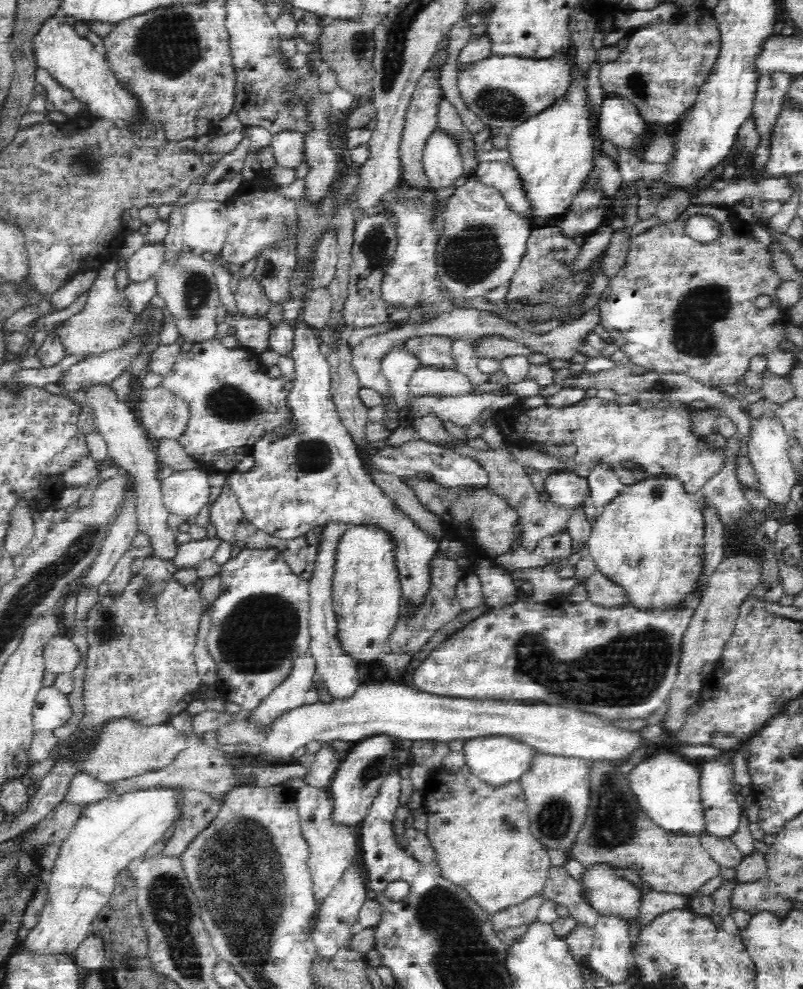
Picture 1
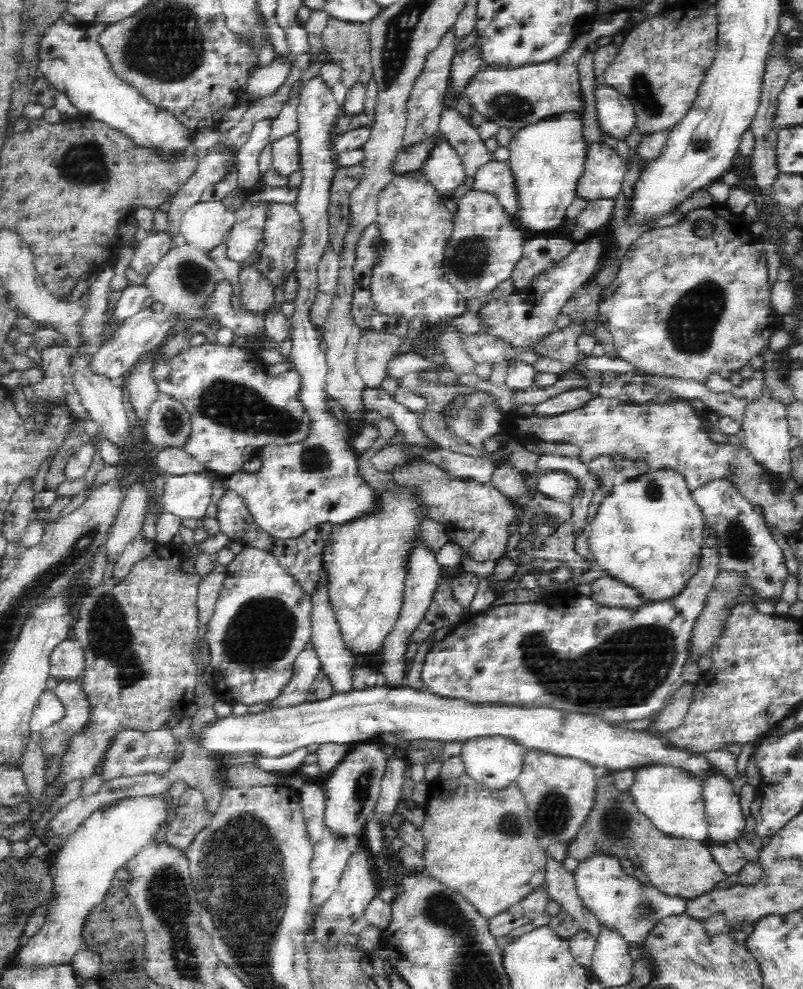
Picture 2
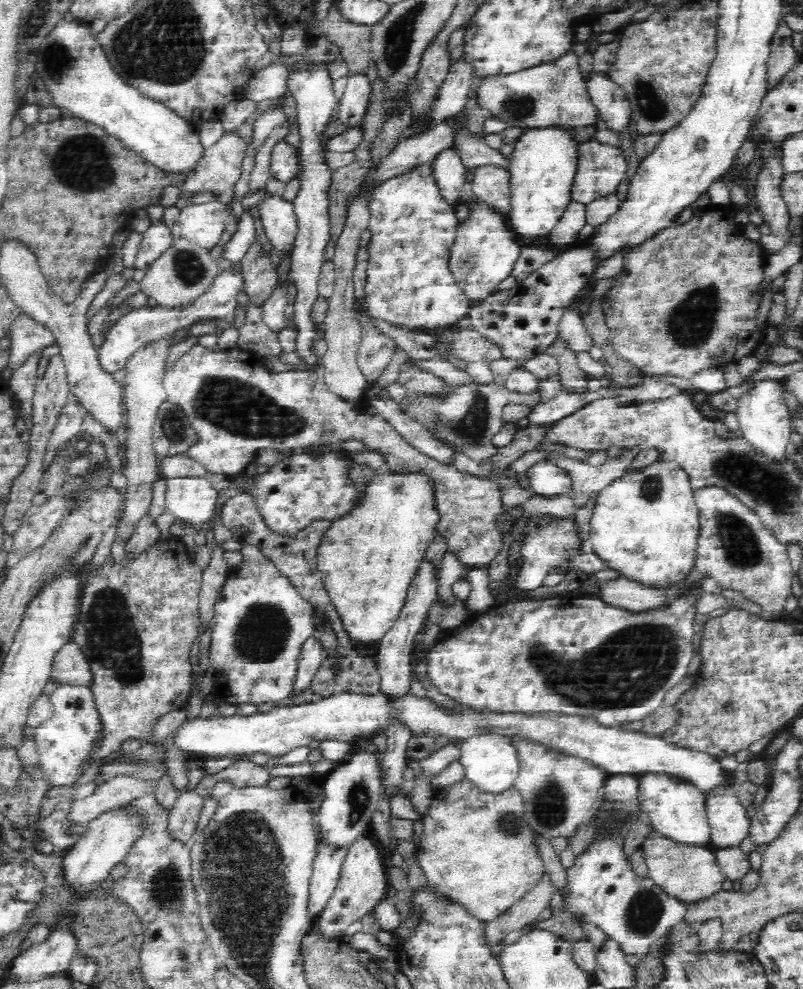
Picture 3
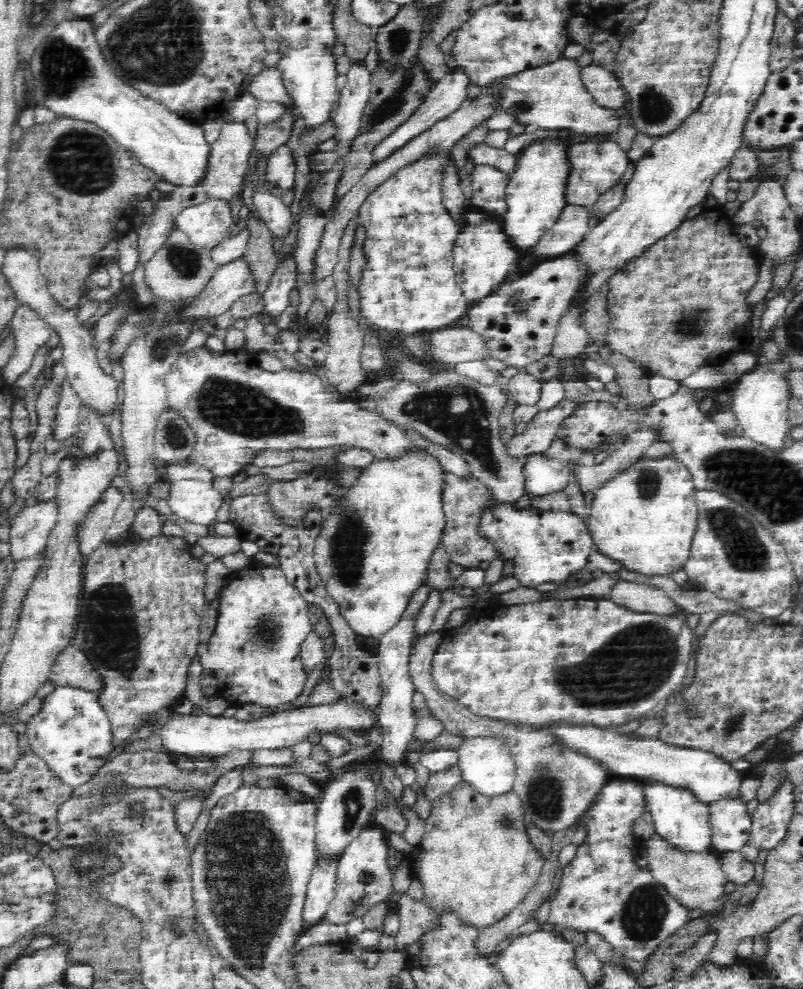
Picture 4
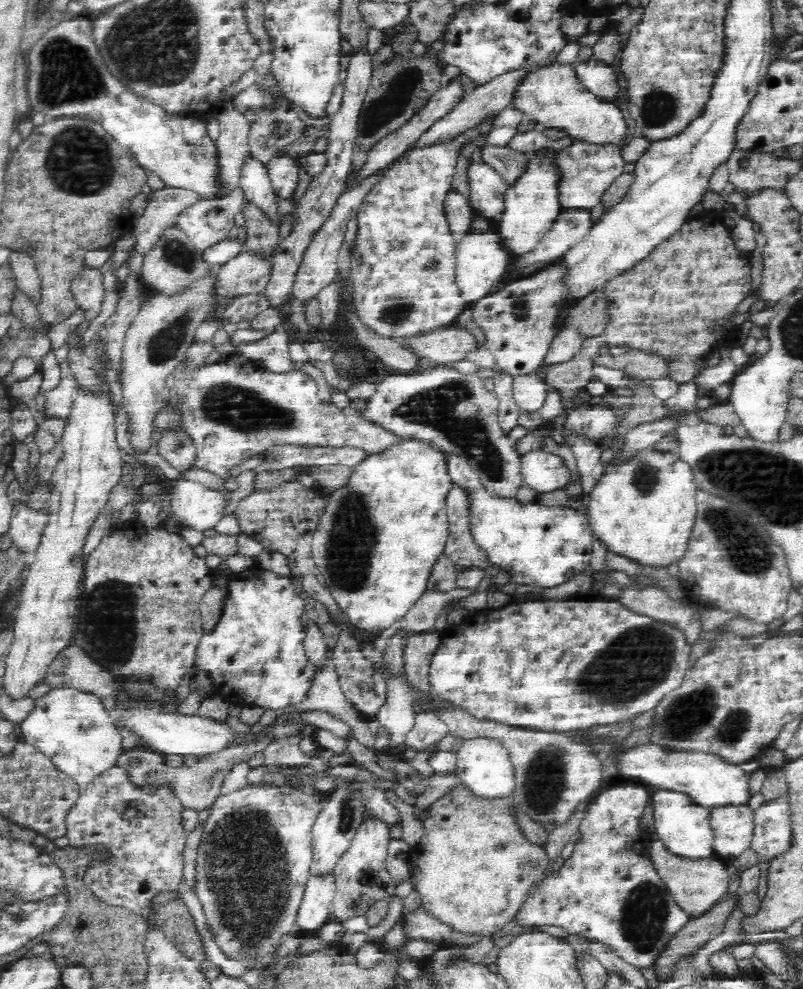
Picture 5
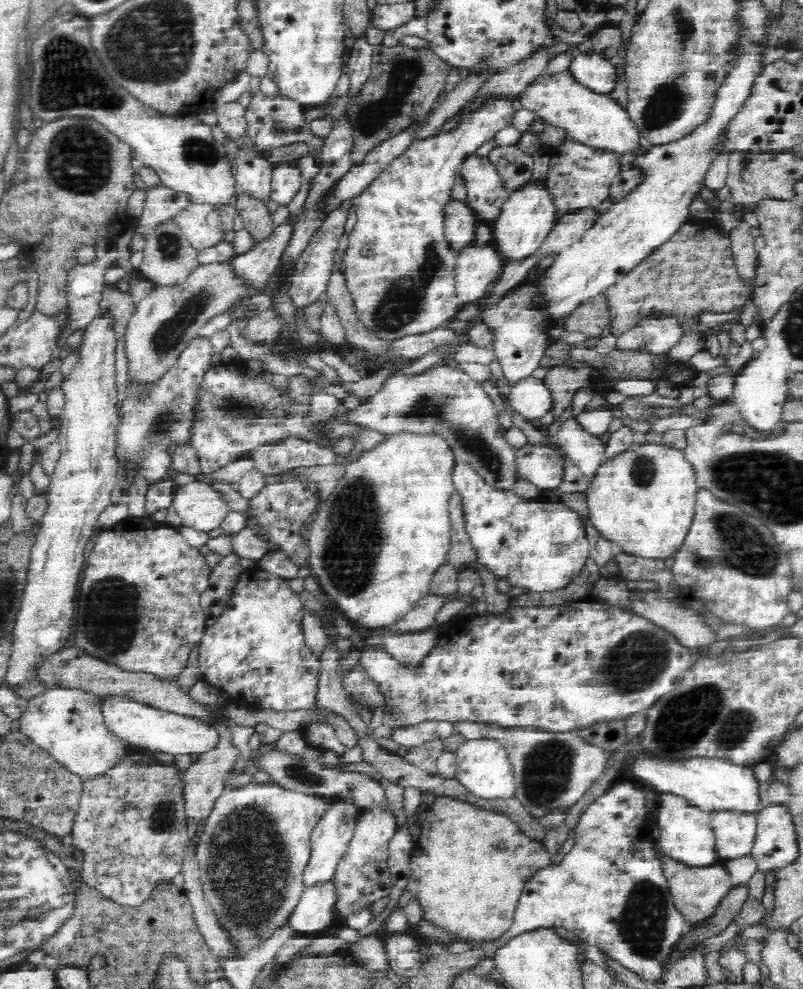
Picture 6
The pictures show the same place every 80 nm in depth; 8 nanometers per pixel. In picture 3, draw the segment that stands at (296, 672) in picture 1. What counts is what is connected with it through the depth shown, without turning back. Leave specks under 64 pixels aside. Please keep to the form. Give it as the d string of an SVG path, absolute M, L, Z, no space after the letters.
M316 634L310 636L304 641L301 648L301 654L298 658L298 676L296 676L296 686L294 692L288 696L293 698L303 692L311 684L313 676L318 672L324 661L325 651Z

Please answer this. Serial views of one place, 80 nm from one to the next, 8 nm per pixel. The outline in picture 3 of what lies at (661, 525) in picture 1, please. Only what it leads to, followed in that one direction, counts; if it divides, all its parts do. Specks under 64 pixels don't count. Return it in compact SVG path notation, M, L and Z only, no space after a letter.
M654 460L648 464L643 464L628 471L623 477L613 480L609 485L606 485L602 490L598 491L596 497L596 505L593 509L593 516L590 520L590 551L593 551L597 556L600 556L607 564L608 567L616 569L624 578L634 580L639 584L644 584L650 588L657 588L665 590L669 585L679 584L682 579L686 578L690 572L692 573L692 566L694 566L694 550L696 550L696 540L700 532L699 510L696 506L694 498L694 489L690 484L690 479L682 465L674 461L660 461Z

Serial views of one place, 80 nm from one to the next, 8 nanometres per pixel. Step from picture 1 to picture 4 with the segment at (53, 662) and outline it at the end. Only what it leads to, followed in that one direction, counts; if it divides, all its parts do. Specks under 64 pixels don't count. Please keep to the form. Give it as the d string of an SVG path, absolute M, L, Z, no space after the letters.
M68 645L56 658L48 680L52 686L73 686L97 695L104 690L104 679L88 661L79 646Z

